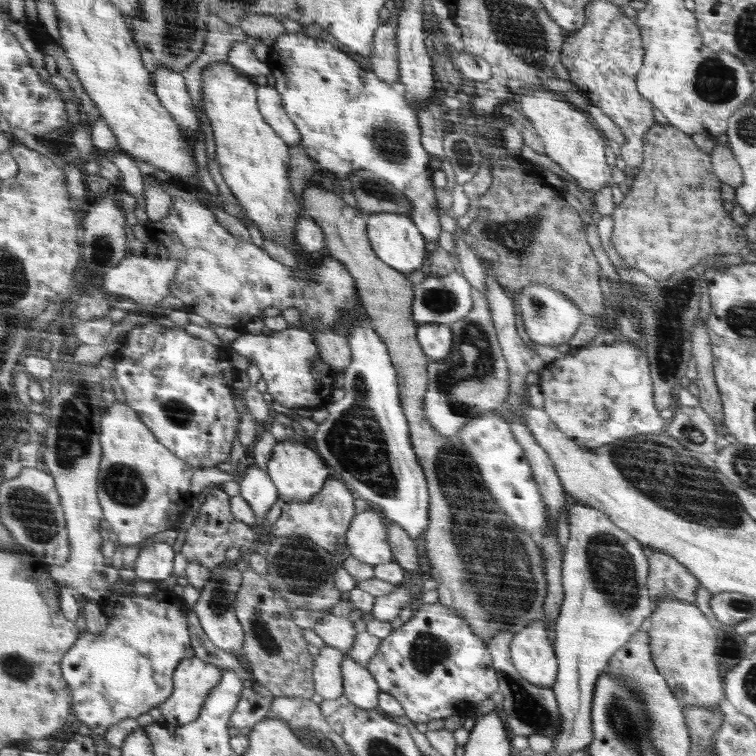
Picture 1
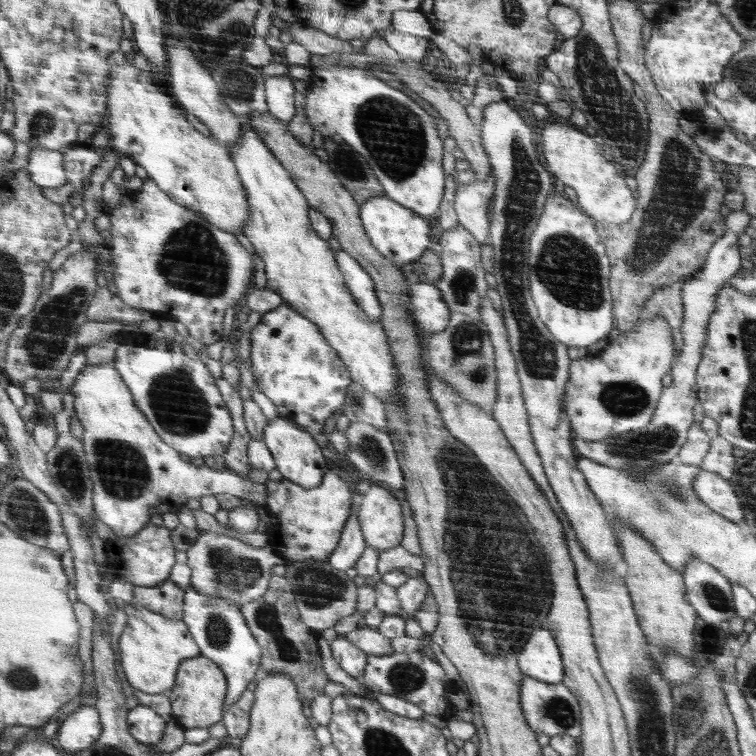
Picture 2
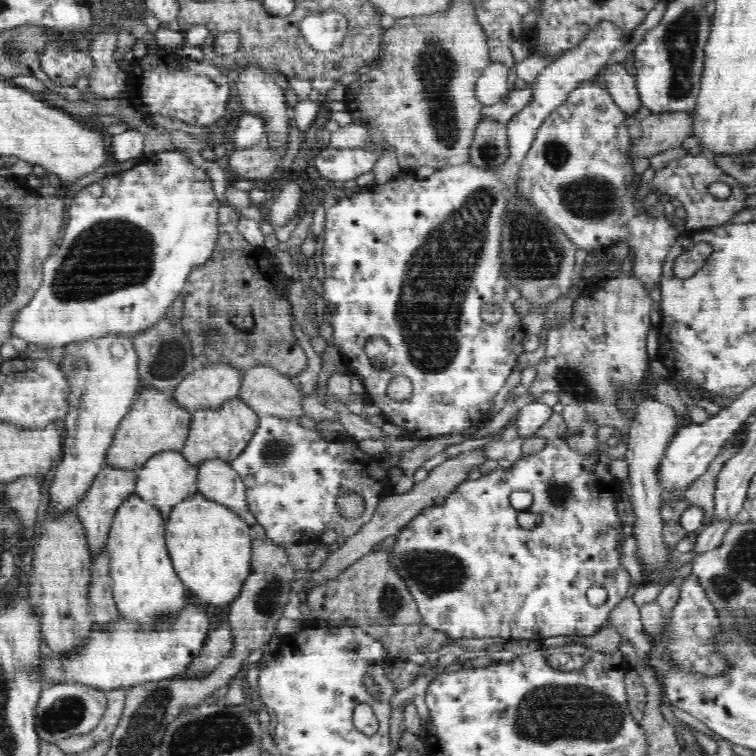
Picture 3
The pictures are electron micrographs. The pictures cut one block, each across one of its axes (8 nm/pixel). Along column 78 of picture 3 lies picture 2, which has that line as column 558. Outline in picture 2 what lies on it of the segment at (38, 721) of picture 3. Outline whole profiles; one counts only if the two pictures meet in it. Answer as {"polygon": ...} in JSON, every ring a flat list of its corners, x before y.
{"polygon":[[524,674,520,689,523,712,534,732,542,732,549,737,570,735,576,738,581,735,580,702,565,684,548,684]]}

